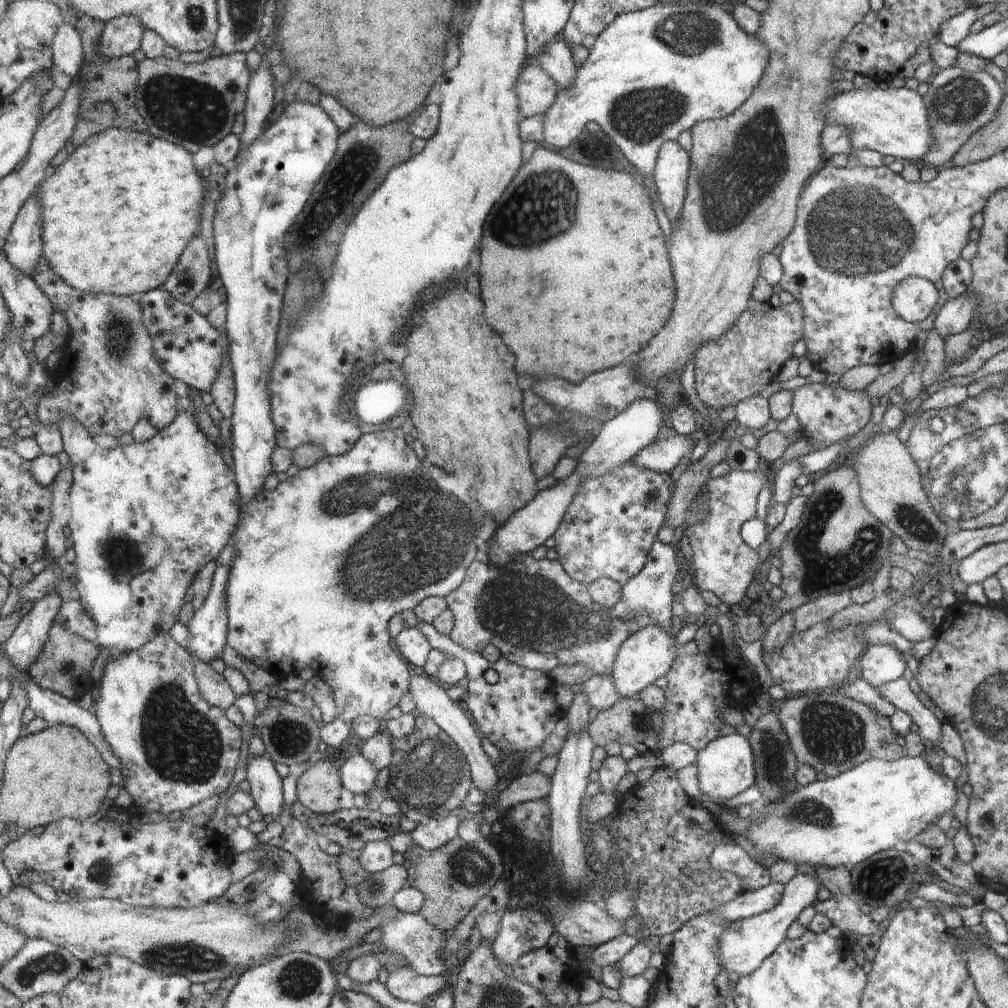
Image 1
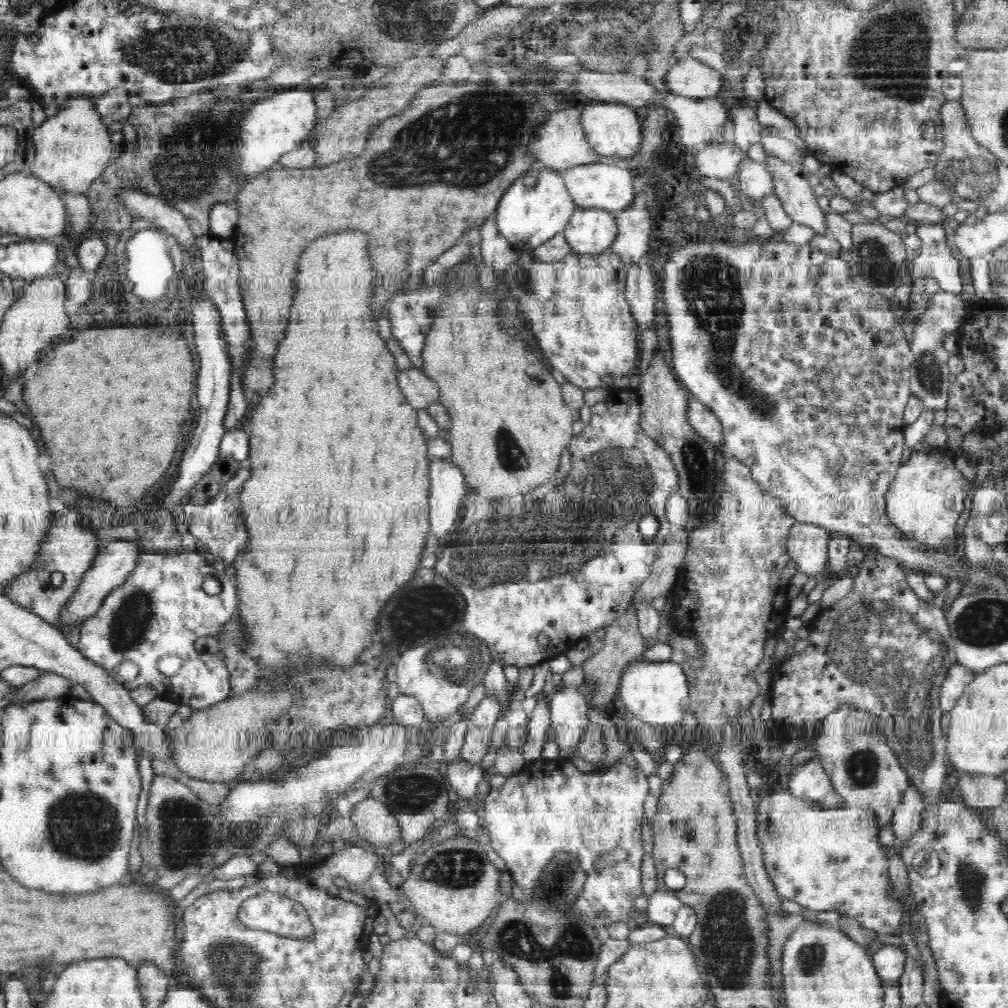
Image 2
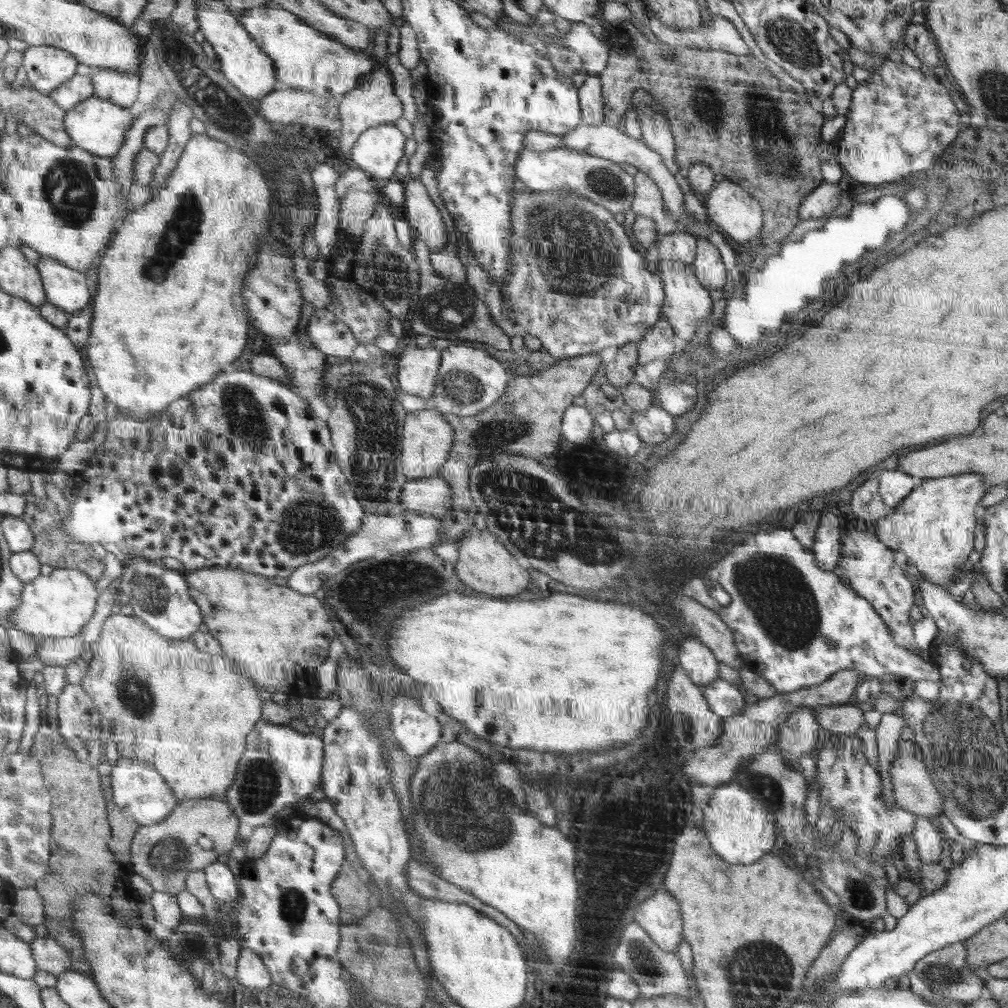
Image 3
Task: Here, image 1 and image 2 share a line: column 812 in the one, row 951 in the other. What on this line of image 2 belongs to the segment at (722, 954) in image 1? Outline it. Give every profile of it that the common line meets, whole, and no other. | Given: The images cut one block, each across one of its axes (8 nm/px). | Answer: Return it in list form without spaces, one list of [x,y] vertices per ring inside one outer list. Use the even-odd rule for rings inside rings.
[[[882,944],[882,947],[873,954],[876,973],[883,980],[883,987],[896,986],[896,982],[904,972],[904,965],[906,965],[905,954],[906,951],[889,944]]]

